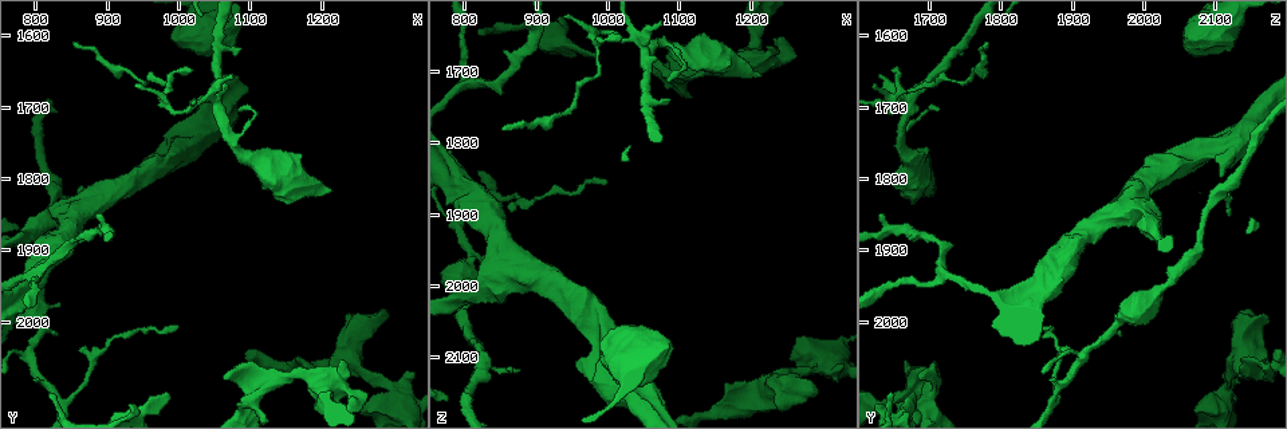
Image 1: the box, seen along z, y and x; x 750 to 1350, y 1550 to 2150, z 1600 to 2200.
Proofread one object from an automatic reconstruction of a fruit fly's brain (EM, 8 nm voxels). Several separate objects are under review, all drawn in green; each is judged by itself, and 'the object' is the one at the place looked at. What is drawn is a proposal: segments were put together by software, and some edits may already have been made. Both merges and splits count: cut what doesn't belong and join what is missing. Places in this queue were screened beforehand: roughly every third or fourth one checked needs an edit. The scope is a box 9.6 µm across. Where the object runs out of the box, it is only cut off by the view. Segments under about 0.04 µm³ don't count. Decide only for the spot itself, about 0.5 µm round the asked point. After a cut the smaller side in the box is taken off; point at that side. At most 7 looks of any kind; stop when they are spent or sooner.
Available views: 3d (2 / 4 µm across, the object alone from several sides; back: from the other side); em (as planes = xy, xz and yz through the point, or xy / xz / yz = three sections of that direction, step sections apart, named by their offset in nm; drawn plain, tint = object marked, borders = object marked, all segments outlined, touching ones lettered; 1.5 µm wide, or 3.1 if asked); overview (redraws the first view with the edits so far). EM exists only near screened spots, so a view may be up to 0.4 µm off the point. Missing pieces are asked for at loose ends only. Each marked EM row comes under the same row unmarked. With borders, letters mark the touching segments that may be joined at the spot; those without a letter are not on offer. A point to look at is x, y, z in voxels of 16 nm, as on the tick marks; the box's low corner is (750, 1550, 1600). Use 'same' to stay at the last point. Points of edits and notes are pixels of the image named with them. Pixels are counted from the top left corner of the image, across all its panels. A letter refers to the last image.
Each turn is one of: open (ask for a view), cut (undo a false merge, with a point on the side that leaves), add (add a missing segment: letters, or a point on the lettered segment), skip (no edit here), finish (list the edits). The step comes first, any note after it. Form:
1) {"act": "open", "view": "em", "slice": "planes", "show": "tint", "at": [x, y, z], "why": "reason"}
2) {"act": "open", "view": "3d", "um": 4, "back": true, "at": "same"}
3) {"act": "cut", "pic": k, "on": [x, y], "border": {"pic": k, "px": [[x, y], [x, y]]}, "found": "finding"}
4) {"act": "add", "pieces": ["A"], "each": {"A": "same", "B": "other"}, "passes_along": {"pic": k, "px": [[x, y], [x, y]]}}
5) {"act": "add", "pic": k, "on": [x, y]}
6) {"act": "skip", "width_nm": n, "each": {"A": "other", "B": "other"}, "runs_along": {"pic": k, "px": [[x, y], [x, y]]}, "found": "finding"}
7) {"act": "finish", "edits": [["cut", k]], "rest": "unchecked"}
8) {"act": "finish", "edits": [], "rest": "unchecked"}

{"act": "open", "view": "em", "slice": "xy", "step": 4, "show": "borders", "at": [990, 2110, 1685], "why": "branch stops here"}

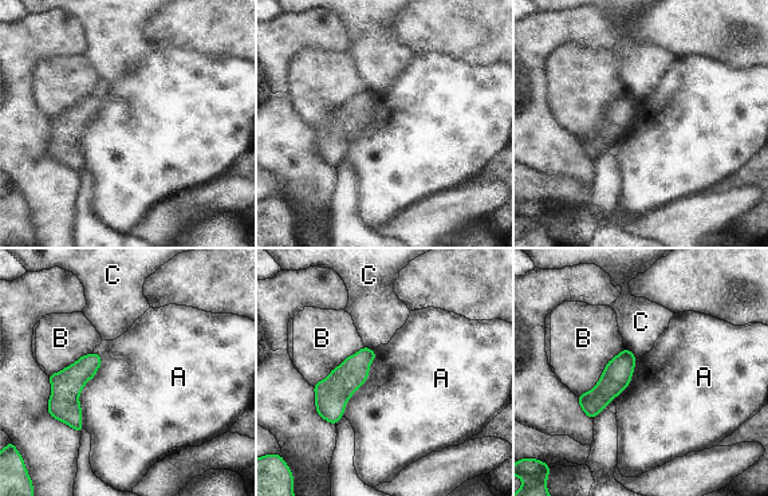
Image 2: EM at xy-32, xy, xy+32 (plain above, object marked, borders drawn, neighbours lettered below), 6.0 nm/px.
{"act": "skip", "each": {"A": "other", "B": "other", "C": "other"}, "border": {"pic": 2, "px": [[625, 347], [577, 396]]}, "found": "none of them fits"}

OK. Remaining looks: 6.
{"act": "open", "view": "em", "slice": "xz", "step": 8, "show": "tint", "at": [1020, 1650, 1655], "why": "free end"}

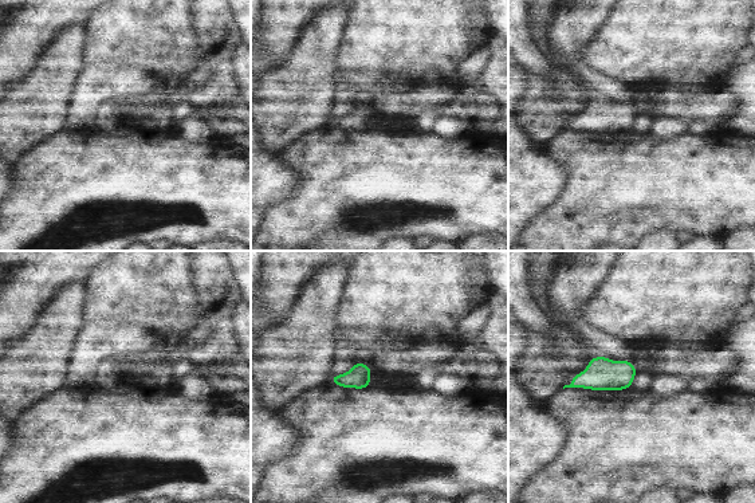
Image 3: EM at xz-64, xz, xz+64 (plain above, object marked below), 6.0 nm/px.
{"act": "open", "view": "em", "slice": "planes", "show": "borders", "at": "same", "why": "another direction"}

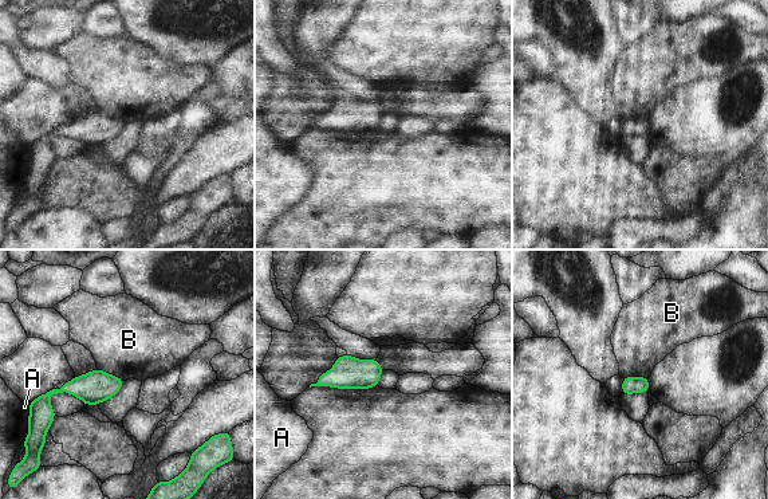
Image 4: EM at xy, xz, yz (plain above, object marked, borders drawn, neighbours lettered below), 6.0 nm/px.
{"act": "skip", "each": {"A": "other", "B": "other"}, "border": {"pic": 4, "px": [[98, 368], [123, 380]]}, "found": "none of them fits"}

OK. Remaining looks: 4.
{"act": "open", "view": "3d", "um": 2, "back": true, "at": [820, 2100, 1640], "why": "tapers out"}

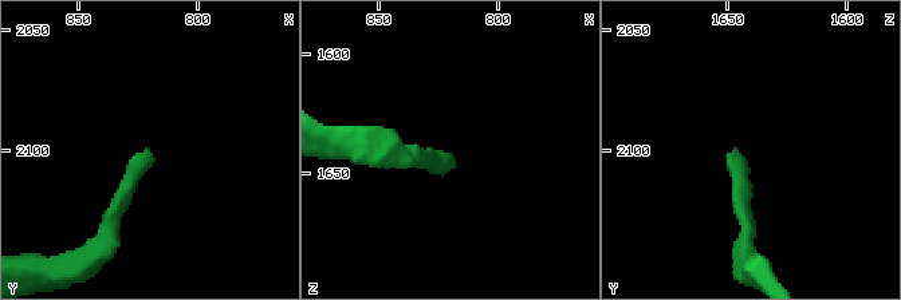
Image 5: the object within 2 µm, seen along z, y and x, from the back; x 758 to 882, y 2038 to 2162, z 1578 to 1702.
{"act": "open", "view": "em", "slice": "planes", "show": "borders", "at": [817, 2104, 1643], "why": "need the tissue"}

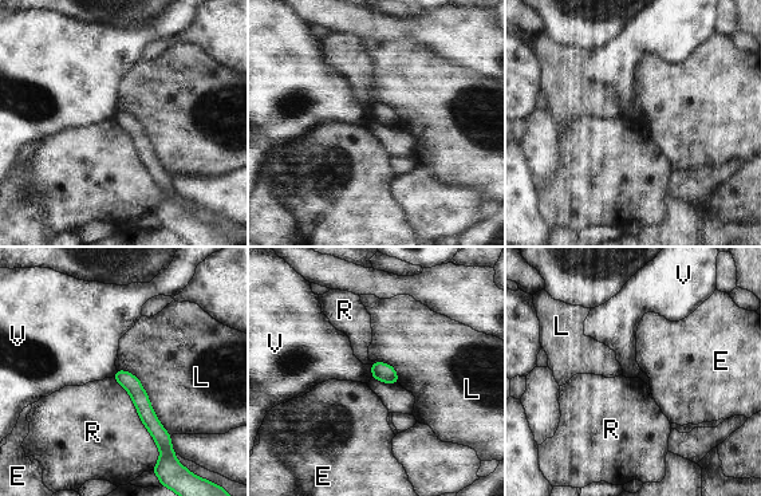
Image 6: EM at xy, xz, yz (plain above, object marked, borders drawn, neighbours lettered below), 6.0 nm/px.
{"act": "skip", "each": {"E": "other", "L": "other", "R": "other", "V": "other"}, "runs_along": {"pic": 6, "px": [[119, 373], [135, 389], [162, 437]]}, "found": "no lettered segment goes on from it"}

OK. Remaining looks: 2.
{"act": "finish", "edits": [], "rest": "unchecked"}

